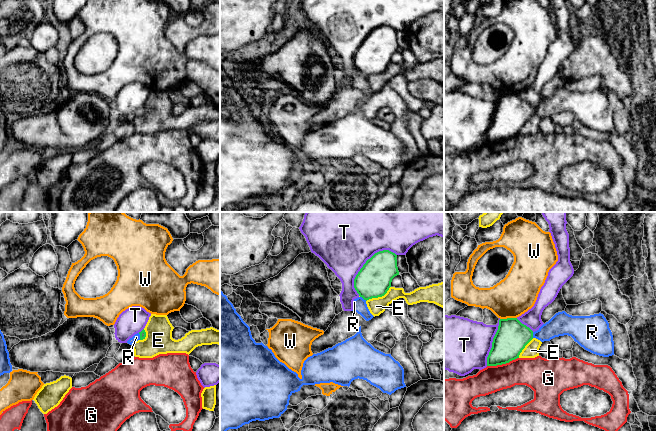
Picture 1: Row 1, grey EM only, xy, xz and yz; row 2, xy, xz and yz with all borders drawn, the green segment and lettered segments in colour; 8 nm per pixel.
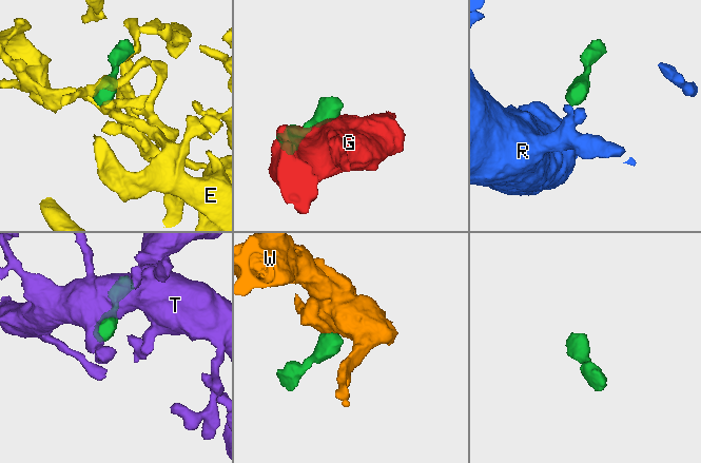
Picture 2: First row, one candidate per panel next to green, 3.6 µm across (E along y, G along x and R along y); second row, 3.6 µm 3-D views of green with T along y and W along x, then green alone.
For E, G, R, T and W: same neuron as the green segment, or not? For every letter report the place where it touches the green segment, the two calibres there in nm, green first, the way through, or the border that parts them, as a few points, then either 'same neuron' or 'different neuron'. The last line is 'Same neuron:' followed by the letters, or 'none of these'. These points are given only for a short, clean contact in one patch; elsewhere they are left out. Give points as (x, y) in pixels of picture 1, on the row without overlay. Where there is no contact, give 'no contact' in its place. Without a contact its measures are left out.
E: xz (379, 72) | 280/140 nm | different neuron
G: yz (502, 139) | 260/220 nm | along yz (518, 133), (505, 139), (487, 142) | different neuron
R: xz (363, 74) | 280/110 nm | across xz (374, 55), (368, 61), (363, 74), (359, 80) | same neuron
T: xz (364, 40) | 280/400 nm | different neuron
W: yz (508, 94) | 260/320 nm | different neuron
Same neuron: R

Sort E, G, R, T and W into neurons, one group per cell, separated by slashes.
E / G / R / T / W

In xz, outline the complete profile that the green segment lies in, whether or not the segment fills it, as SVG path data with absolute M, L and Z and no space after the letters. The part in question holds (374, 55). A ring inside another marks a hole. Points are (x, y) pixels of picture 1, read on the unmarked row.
M389 26L375 29L366 37L354 55L354 64L359 73L353 77L353 86L366 97L374 92L366 77L384 72L391 63L392 55L399 51L397 31Z

